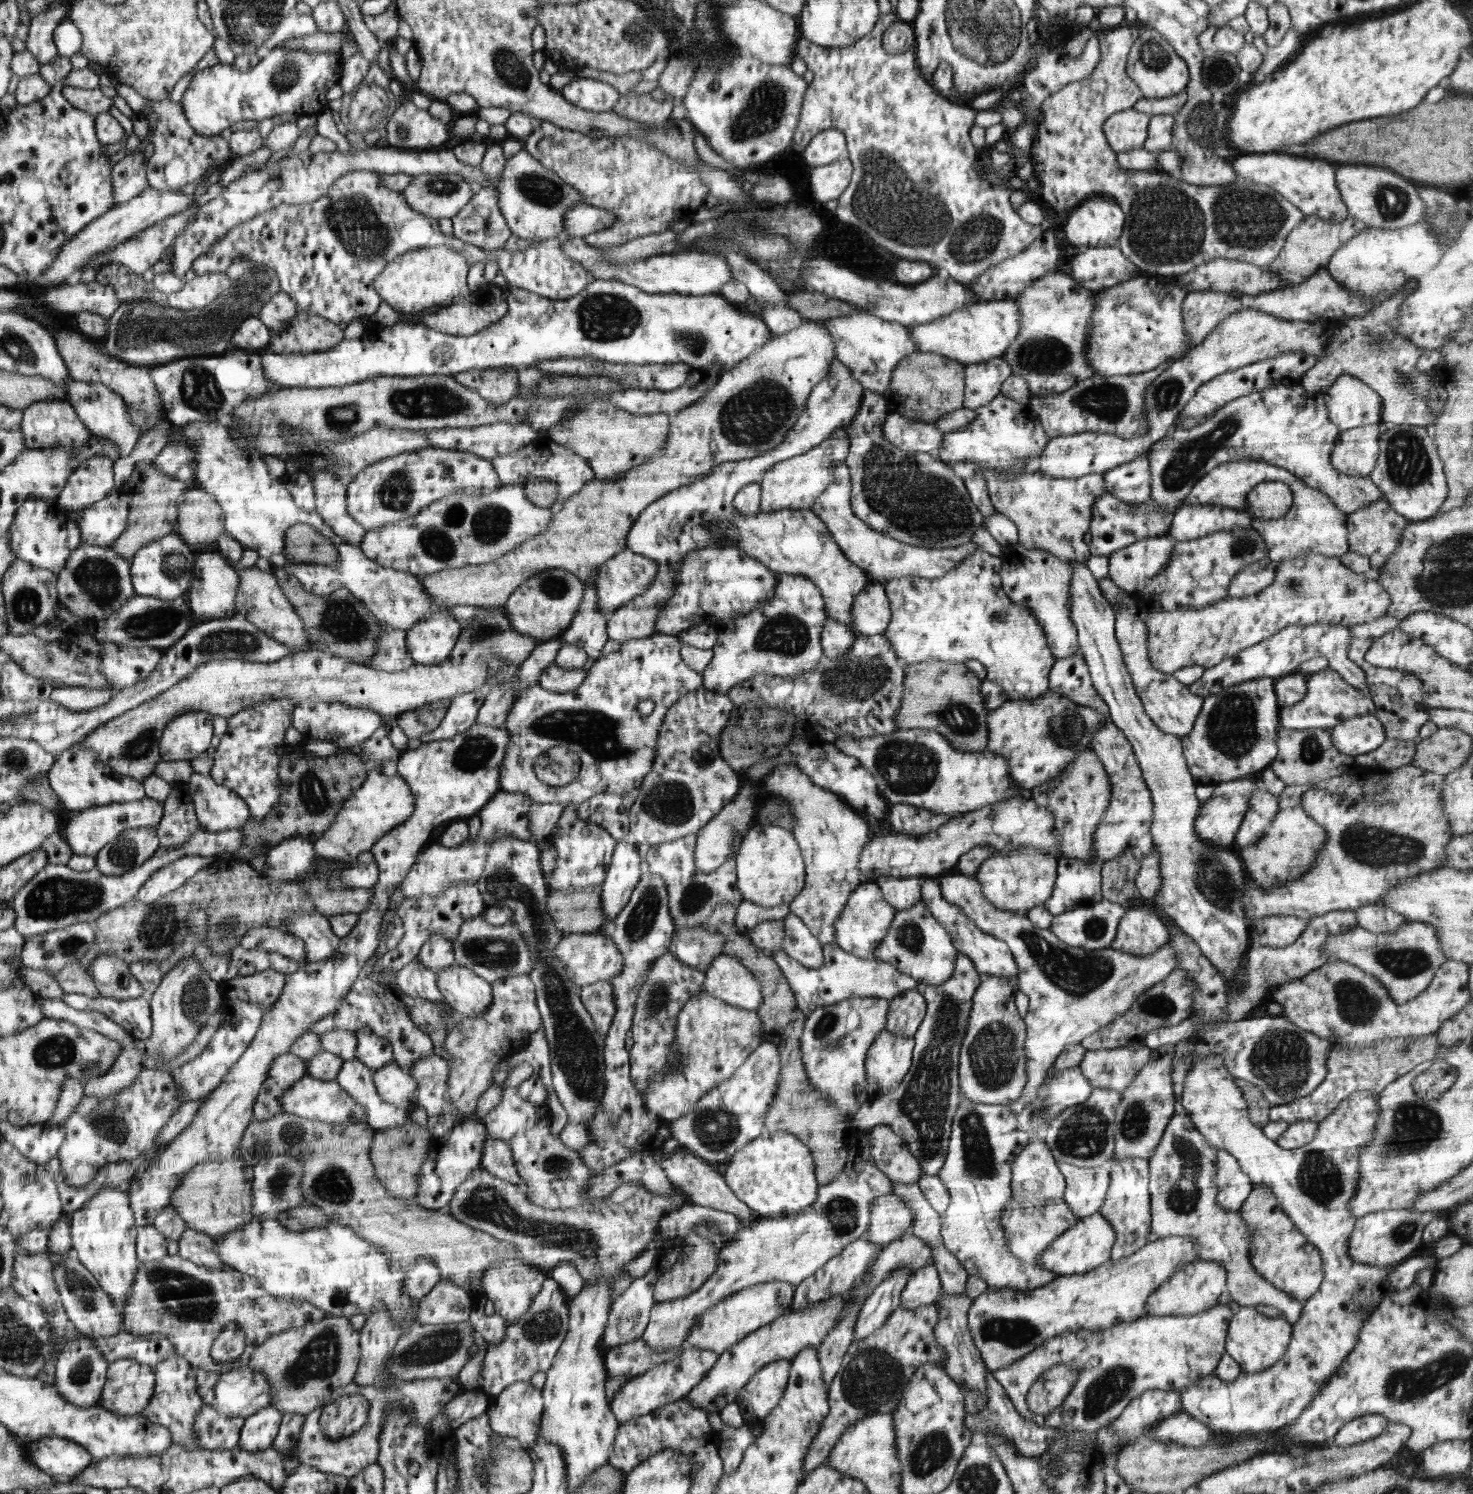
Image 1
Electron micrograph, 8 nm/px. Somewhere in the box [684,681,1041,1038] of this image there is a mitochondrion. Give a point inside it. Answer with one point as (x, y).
(909, 766)

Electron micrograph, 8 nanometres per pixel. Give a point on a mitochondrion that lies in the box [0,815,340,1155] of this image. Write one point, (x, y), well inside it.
(56, 897)

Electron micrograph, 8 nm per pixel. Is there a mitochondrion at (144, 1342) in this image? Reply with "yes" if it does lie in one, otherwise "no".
no

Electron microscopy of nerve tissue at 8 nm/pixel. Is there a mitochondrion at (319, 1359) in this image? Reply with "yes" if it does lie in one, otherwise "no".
yes

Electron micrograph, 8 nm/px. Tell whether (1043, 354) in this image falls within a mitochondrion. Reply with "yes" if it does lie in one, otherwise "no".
yes

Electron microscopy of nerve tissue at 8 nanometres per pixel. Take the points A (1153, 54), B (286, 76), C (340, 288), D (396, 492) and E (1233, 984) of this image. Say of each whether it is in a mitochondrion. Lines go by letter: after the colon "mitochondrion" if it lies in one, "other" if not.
A: mitochondrion
B: mitochondrion
C: other
D: mitochondrion
E: other

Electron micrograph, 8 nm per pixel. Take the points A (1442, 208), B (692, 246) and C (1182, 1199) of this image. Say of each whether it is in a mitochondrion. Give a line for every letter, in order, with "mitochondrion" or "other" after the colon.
A: mitochondrion
B: other
C: mitochondrion

